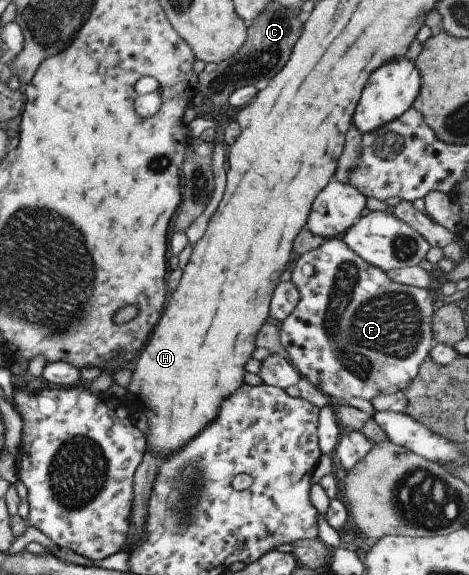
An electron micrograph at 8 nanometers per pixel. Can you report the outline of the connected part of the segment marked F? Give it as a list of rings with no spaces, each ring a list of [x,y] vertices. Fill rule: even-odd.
[[[340,238],[324,240],[318,248],[299,255],[298,260],[294,262],[289,280],[296,287],[299,297],[292,312],[280,324],[279,341],[281,347],[284,347],[290,356],[288,360],[291,361],[302,379],[306,379],[314,387],[319,388],[331,401],[334,400],[338,404],[345,403],[351,396],[370,400],[378,395],[391,395],[407,388],[416,376],[420,364],[428,358],[429,342],[433,339],[431,329],[433,290],[409,287],[394,282],[385,271],[364,262],[362,258],[354,254]]]

